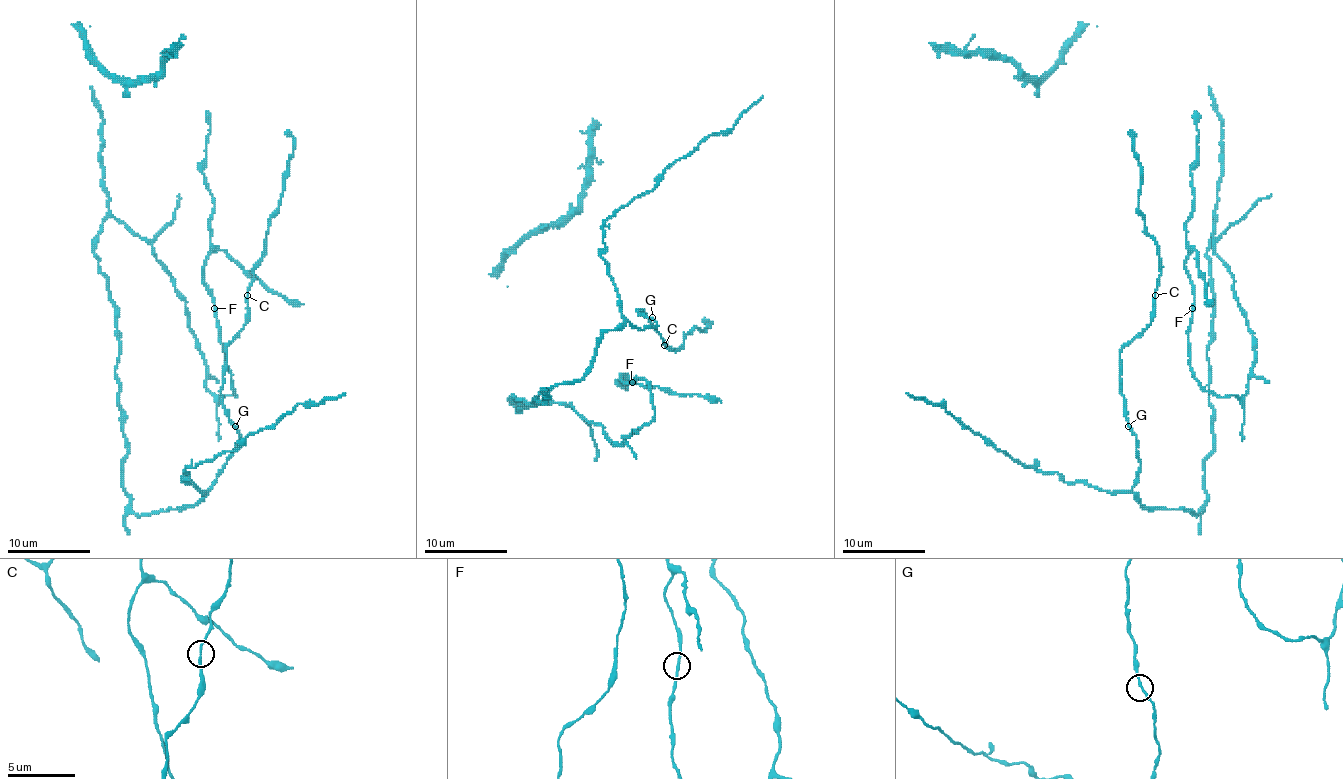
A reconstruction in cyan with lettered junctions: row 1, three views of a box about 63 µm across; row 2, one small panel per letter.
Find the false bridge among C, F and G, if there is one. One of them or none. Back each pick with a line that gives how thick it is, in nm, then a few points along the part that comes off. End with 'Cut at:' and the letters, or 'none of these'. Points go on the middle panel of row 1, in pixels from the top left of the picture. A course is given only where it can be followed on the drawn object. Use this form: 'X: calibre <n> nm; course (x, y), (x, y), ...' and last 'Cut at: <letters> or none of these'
Cut at: none of these

